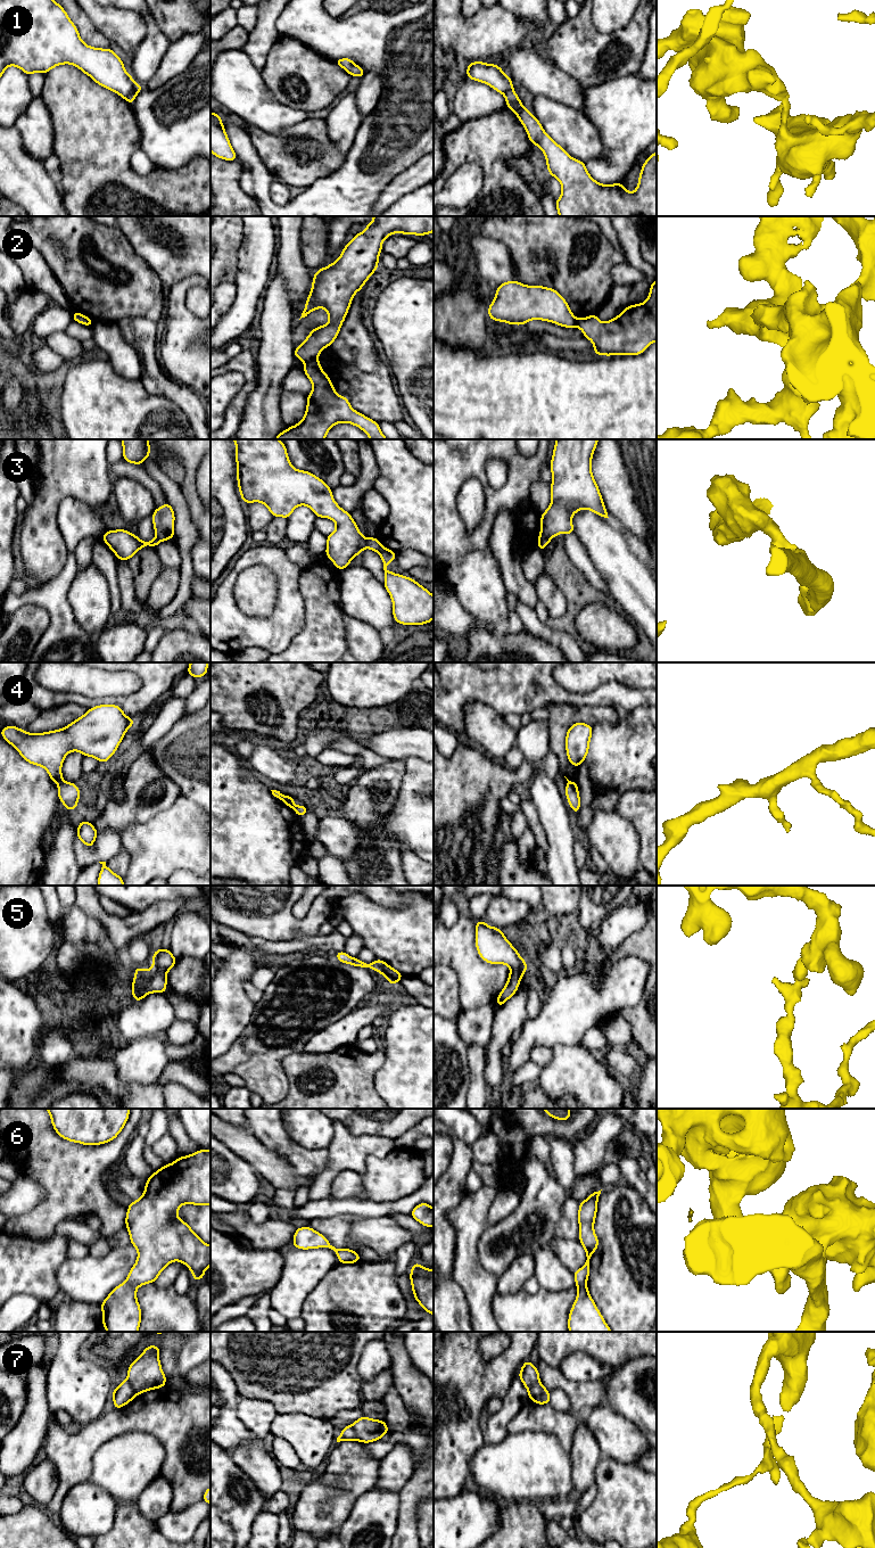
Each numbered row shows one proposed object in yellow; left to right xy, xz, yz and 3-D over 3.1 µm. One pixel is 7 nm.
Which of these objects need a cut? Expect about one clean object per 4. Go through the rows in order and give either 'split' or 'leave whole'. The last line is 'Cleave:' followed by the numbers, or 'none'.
1: split
2: split
3: split
4: split
5: split
6: split
7: split
Cleave: 1, 2, 3, 4, 5, 6, 7

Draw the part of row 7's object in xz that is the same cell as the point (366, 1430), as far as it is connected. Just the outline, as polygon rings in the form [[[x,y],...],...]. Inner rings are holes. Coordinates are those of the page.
[[[362,1416],[355,1421],[352,1427],[356,1434],[357,1441],[363,1443],[380,1440],[389,1432],[385,1421],[372,1419],[366,1416]]]

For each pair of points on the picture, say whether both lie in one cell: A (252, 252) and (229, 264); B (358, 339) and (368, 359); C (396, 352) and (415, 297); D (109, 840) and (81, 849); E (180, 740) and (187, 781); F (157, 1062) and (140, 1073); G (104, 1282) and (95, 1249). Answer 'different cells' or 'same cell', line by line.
A: different cells
B: same cell
C: same cell
D: same cell
E: same cell
F: same cell
G: different cells

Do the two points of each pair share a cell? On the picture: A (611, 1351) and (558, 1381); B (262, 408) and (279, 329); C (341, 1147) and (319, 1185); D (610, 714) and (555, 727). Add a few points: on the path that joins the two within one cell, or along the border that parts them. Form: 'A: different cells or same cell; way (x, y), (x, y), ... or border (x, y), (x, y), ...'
A: different cells; border (541, 1359), (553, 1367), (559, 1367)
B: same cell; way (267, 388), (277, 348)
C: same cell; way (341, 1157), (327, 1176)
D: same cell; way (596, 714), (569, 715)

